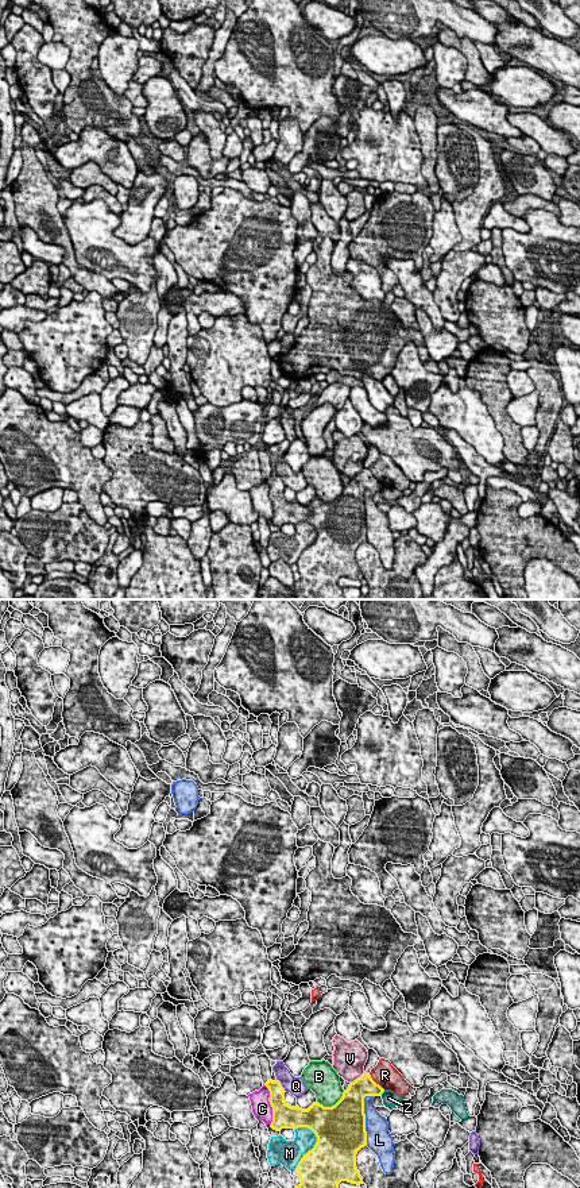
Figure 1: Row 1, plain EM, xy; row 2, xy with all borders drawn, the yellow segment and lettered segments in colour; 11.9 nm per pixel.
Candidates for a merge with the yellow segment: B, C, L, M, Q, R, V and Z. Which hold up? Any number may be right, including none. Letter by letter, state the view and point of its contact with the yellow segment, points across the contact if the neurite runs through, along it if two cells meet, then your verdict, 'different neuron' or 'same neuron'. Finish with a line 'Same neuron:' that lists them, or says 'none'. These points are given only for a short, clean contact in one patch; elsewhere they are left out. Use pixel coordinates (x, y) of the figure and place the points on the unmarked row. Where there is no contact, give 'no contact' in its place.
B: xy (332, 501) | different neuron
C: xy (270, 498) | different neuron
L: xy (364, 513) | different neuron
M: xy (313, 543) | different neuron
Q: xy (281, 481) | different neuron
R: xy (375, 478) | different neuron
V: xy (359, 473) | different neuron
Z: xy (382, 488) | along xy (385, 486), (381, 489) | different neuron
Same neuron: none

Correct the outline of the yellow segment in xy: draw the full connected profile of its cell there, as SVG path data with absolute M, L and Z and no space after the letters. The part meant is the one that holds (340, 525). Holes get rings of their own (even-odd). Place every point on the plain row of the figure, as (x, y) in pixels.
M364 467L349 479L335 501L324 502L316 497L308 505L302 505L285 497L286 486L279 475L268 475L264 481L270 486L268 497L272 502L271 522L274 525L308 522L317 532L314 543L303 549L295 563L301 575L301 579L294 583L297 599L345 599L339 579L341 576L363 579L363 572L356 563L356 549L367 541L364 493L380 491L384 485L372 475L370 468Z

